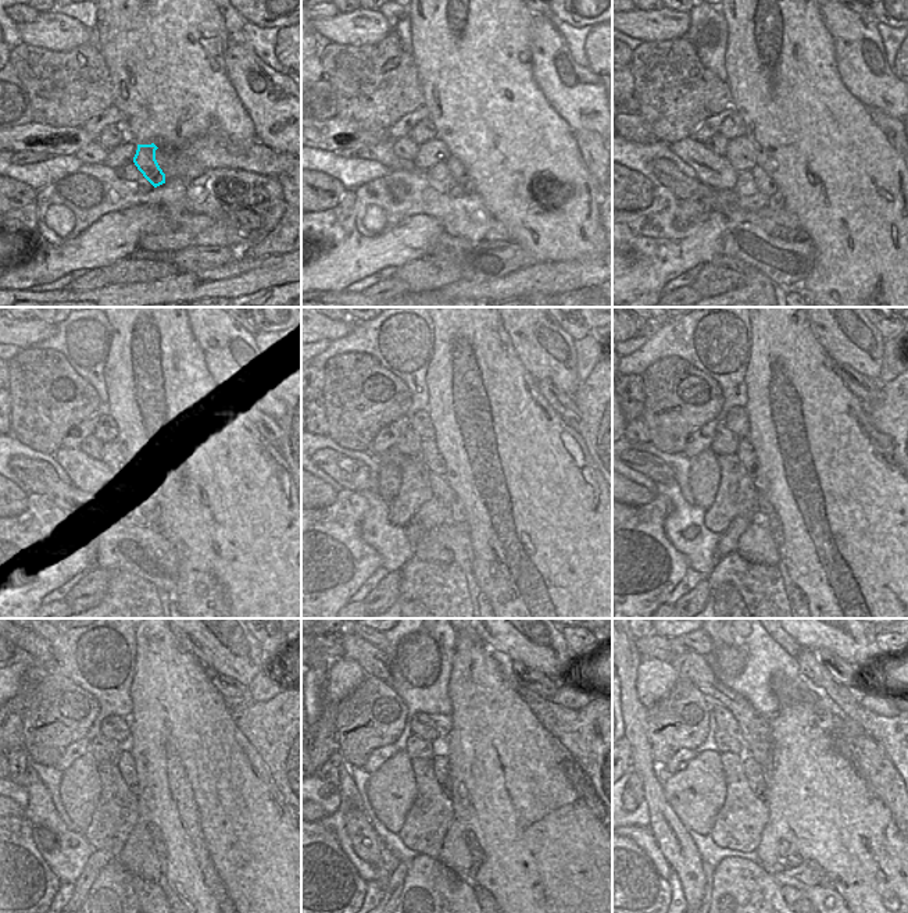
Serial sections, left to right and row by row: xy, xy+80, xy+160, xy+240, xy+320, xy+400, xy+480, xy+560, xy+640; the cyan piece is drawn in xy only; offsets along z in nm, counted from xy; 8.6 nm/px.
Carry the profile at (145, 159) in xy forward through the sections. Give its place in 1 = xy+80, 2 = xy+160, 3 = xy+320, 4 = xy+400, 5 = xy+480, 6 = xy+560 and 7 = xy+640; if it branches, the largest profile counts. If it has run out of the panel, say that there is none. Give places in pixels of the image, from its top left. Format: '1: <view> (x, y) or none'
1: xy+80 (454, 166)
2: xy+160 (764, 182)
3: xy+320 (457, 513)
4: xy+400 (774, 523)
5: xy+480 (158, 844)
6: xy+560 (478, 855)
7: xy+640 (794, 859)

